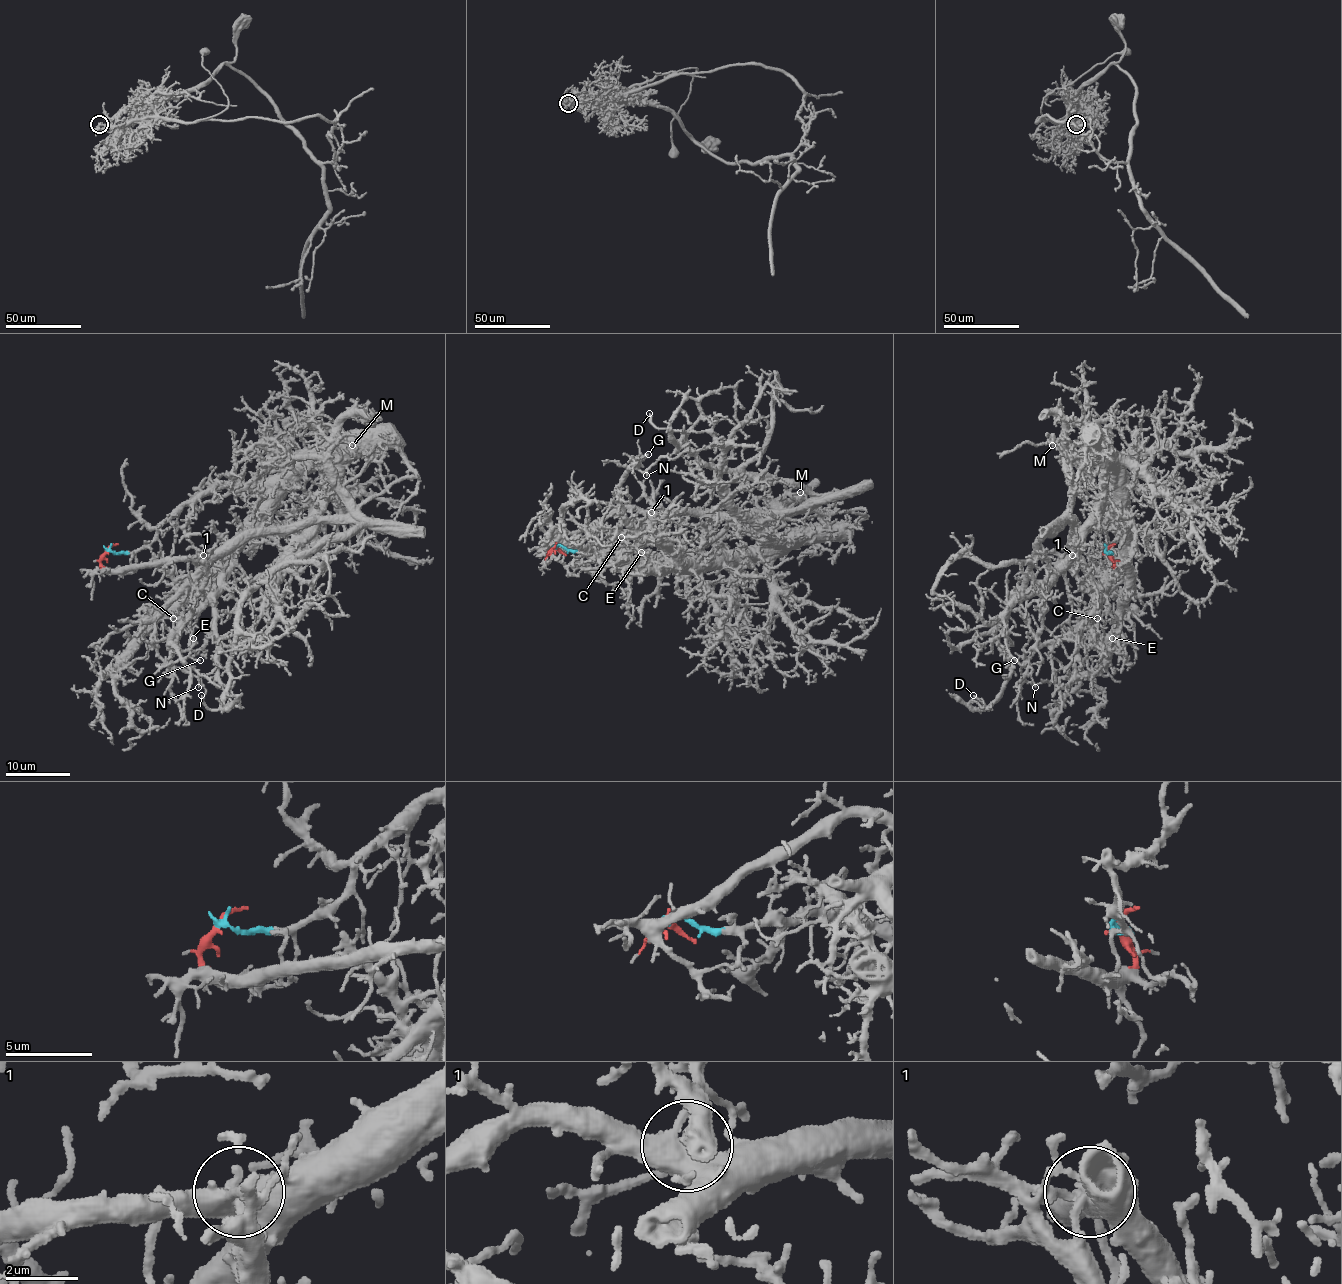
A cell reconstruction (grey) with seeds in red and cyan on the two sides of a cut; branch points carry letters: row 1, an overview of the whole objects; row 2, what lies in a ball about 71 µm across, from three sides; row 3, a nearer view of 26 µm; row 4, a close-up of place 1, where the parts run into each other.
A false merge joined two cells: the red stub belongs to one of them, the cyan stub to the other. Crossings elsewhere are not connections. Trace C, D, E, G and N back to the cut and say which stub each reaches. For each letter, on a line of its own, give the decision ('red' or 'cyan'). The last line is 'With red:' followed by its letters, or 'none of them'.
C: red
D: red
E: red
G: red
N: red
With red: C, D, E, G, N

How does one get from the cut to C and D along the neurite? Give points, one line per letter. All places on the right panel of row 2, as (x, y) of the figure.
C: (1107, 550), (1113, 561), (1107, 569), (1087, 566), (1094, 564), (1092, 561), (1100, 577), (1092, 605), (1097, 618)
D: (1107, 550), (1107, 569), (1068, 559), (1069, 520), (1040, 537), (996, 632), (1009, 679), (988, 709), (974, 696)

